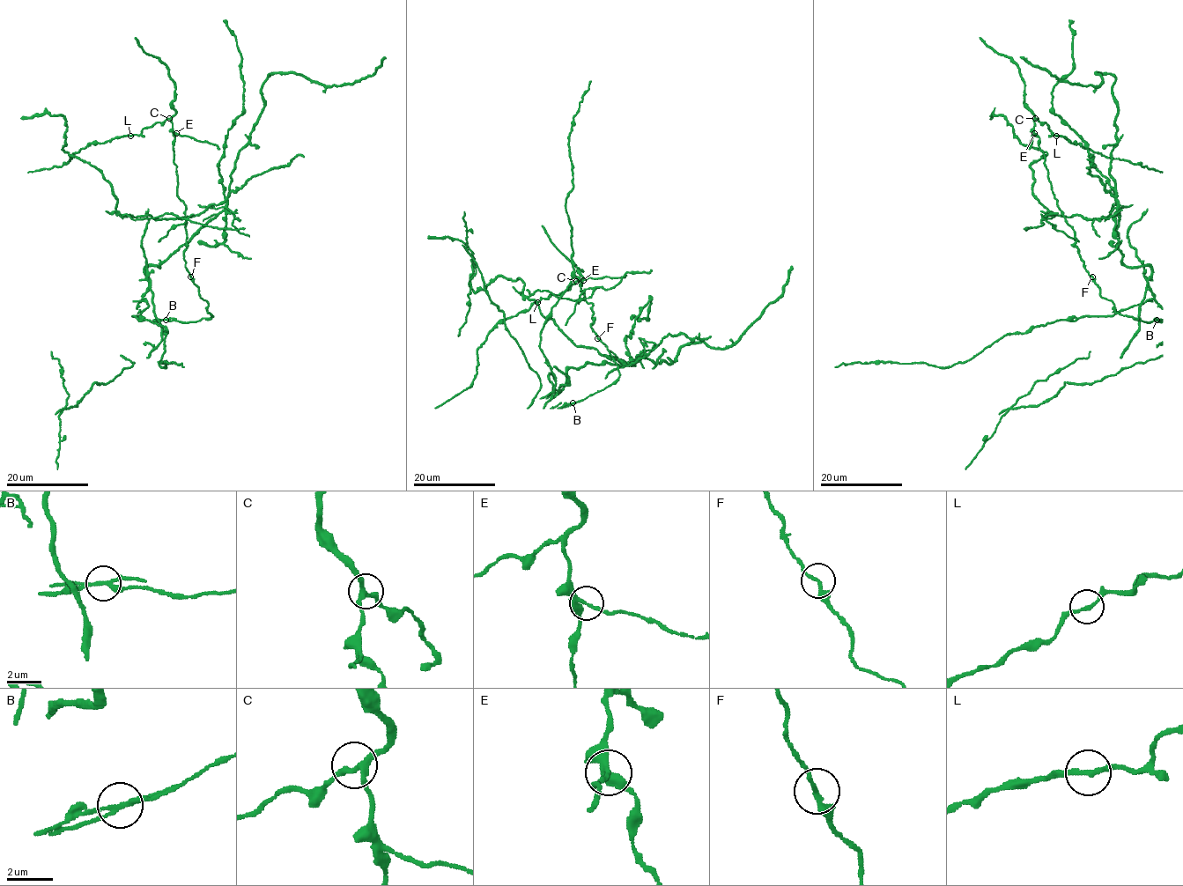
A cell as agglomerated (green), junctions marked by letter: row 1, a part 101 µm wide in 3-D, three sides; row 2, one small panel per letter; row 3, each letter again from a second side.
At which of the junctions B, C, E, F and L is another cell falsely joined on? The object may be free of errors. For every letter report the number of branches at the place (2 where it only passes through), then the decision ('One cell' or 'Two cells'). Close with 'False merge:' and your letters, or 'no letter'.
B: Branches: 3. Two cells
C: Branches: 3. One cell
E: Branches: 3. One cell
F: Branches: 2. One cell
L: Branches: 2. One cell
False merge: B

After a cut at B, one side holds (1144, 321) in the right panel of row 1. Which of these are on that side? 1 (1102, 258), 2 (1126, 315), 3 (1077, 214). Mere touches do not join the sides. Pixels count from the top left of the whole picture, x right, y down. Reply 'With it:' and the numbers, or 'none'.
With it: 2

